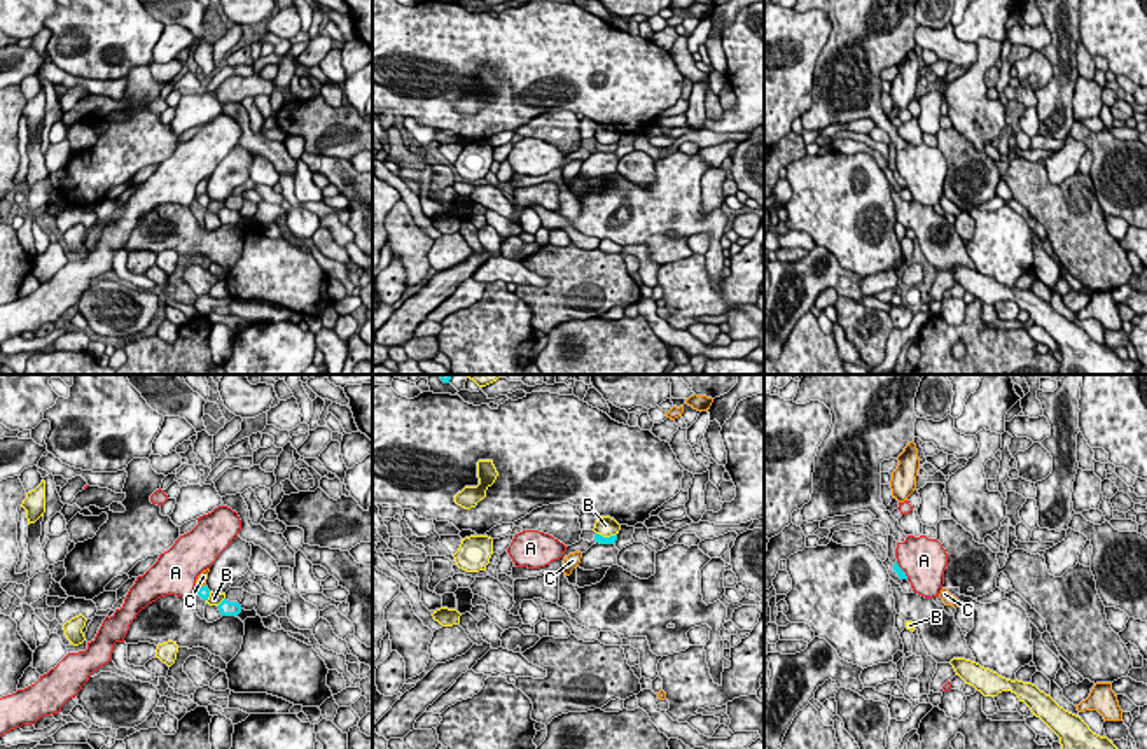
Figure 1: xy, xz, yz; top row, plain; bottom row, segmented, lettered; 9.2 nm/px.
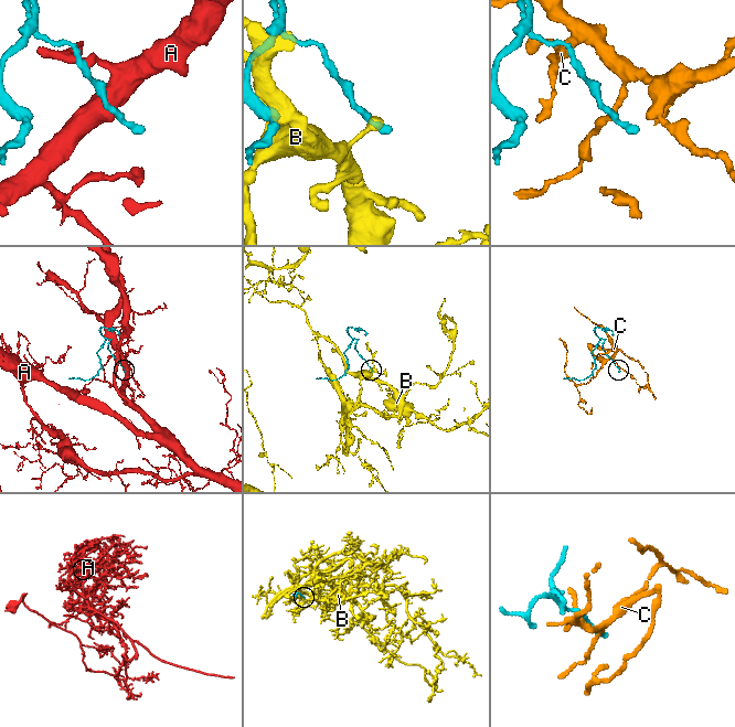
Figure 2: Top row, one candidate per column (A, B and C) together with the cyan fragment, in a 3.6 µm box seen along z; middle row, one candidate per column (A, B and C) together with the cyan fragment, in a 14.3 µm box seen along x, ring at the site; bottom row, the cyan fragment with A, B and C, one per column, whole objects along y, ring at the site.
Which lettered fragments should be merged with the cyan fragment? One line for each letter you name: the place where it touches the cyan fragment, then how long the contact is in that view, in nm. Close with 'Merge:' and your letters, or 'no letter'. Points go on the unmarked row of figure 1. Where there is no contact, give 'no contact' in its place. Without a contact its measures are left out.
Merge: no letter

